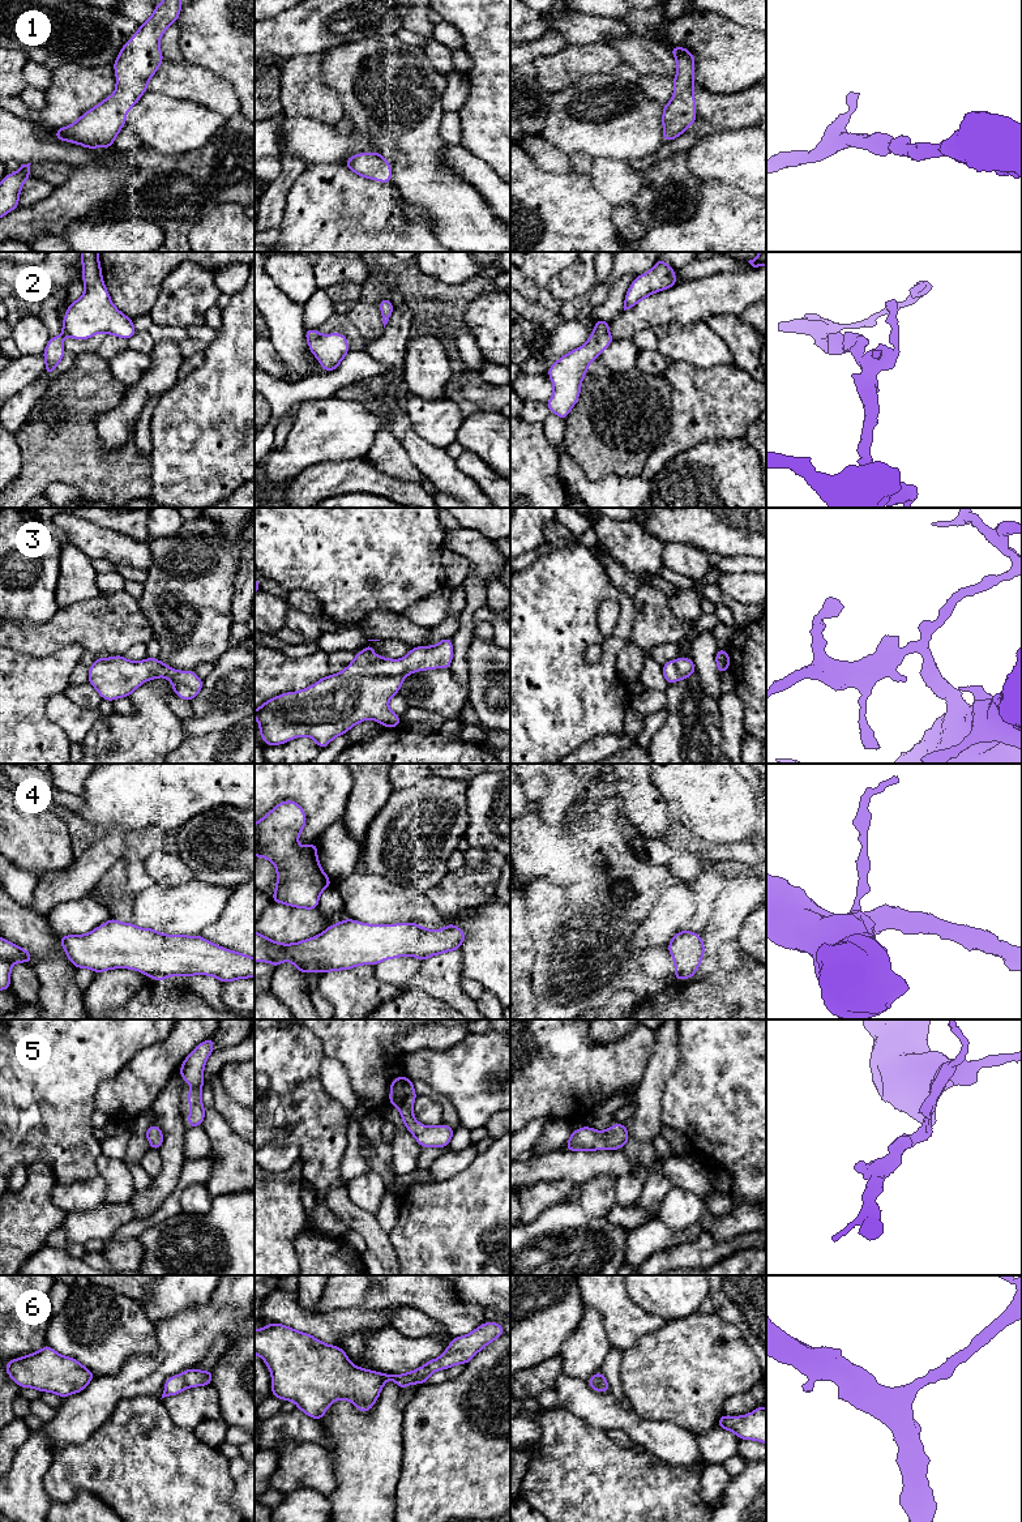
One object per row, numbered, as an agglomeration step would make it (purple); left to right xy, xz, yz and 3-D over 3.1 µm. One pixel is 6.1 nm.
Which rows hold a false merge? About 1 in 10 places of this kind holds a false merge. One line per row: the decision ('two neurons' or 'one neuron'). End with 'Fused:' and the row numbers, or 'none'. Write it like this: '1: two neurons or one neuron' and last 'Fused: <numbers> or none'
1: one neuron
2: one neuron
3: one neuron
4: one neuron
5: one neuron
6: one neuron
Fused: none

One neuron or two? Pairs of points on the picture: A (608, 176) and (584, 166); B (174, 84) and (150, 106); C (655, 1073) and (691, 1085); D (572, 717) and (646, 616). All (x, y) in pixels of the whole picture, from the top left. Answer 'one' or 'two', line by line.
A: two
B: two
C: two
D: two

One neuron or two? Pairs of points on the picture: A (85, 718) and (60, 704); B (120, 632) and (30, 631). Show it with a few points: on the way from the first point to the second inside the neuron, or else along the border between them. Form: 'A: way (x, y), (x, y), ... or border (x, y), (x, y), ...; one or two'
A: way (78, 717), (73, 717), (67, 710); one
B: way (98, 632), (52, 632); one

